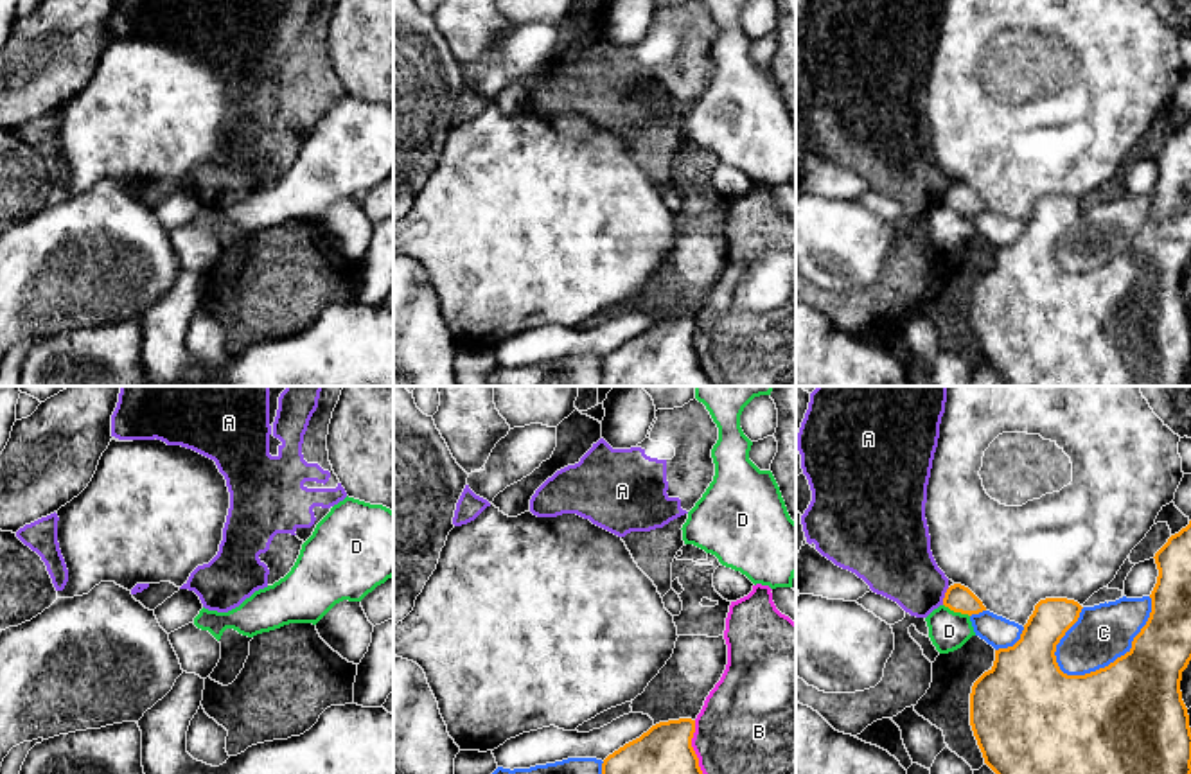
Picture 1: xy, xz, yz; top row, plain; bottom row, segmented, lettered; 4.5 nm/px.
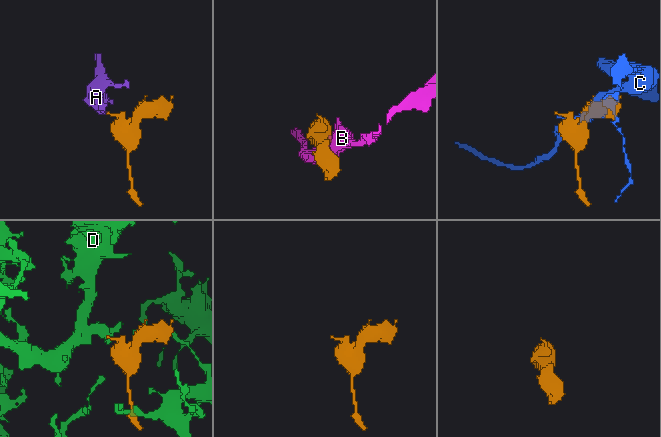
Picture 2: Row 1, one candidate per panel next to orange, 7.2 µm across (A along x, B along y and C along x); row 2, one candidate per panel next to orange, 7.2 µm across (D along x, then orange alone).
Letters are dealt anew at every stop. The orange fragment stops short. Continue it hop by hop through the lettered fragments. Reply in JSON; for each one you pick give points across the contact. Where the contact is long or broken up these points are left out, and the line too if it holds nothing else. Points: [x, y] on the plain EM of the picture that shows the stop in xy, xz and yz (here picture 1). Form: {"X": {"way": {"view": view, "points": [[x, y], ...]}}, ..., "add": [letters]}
{"add": []}

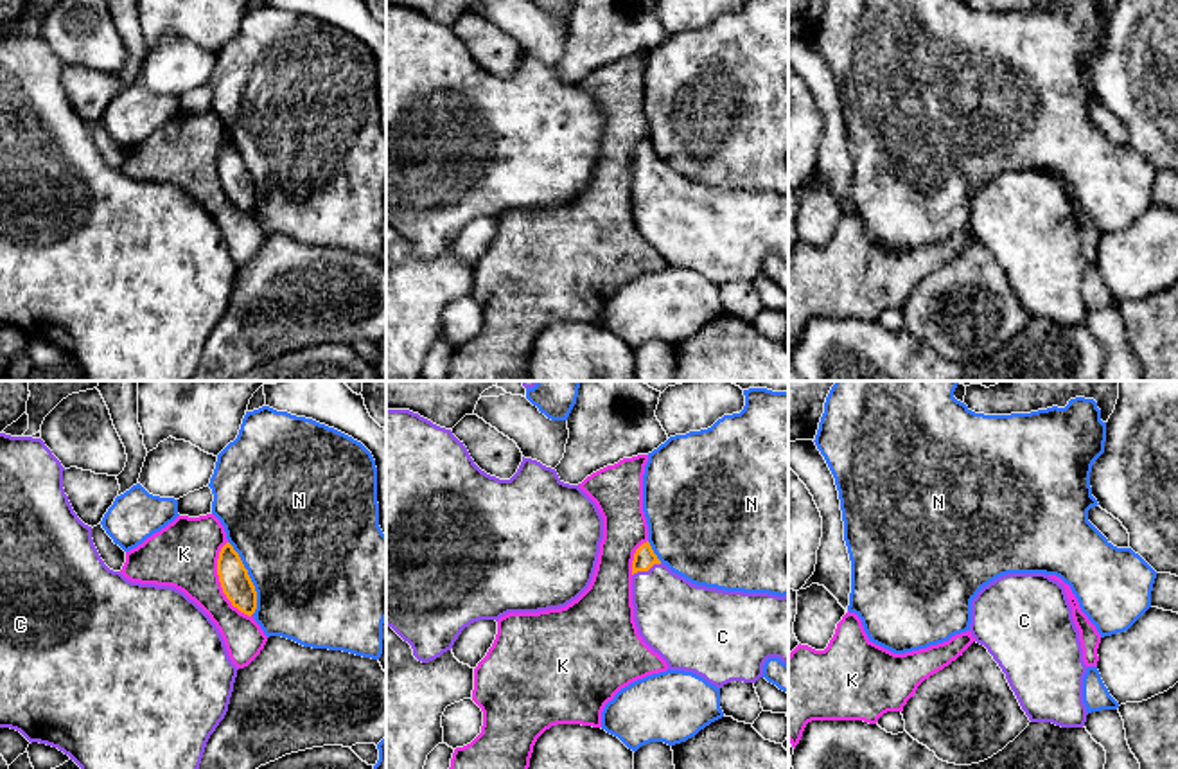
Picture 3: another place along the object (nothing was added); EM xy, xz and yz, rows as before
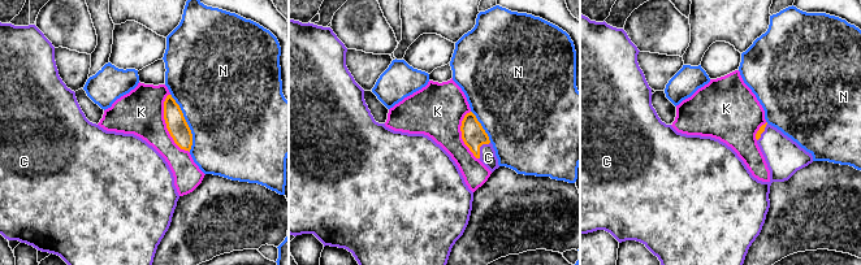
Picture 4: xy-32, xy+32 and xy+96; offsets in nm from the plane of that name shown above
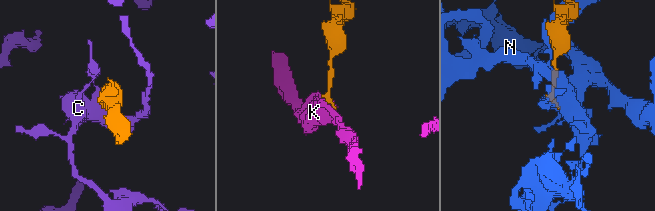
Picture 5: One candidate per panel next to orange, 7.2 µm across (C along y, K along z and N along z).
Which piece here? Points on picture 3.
{"C": {"way": {"view": "xz", "points": [[643, 157], [647, 167], [656, 189], [674, 214]]}}, "add": ["C"]}

